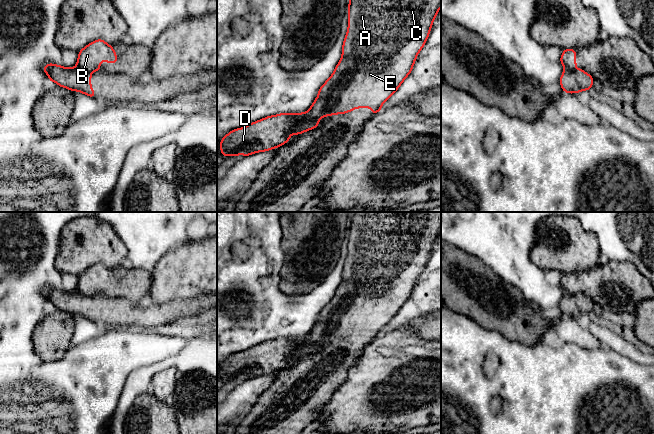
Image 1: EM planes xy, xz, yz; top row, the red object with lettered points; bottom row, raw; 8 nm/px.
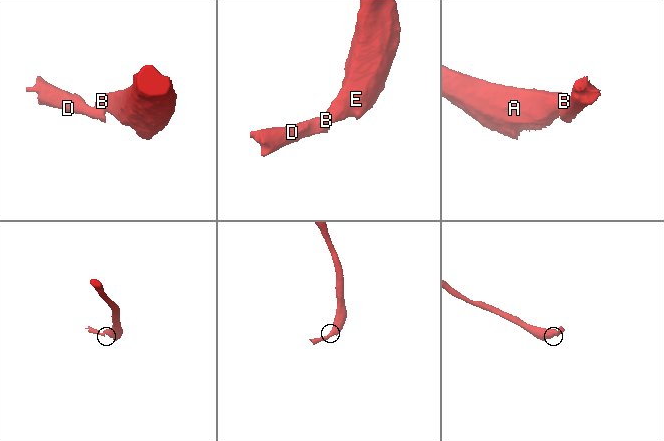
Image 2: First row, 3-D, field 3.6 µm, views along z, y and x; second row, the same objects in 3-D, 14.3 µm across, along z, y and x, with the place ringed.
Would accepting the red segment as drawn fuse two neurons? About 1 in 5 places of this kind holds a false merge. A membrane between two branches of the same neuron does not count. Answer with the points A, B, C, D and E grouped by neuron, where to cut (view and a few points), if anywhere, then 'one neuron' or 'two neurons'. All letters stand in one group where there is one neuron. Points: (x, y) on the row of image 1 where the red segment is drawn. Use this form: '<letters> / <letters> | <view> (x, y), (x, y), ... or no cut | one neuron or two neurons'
A B C E / D | xz (306, 112), (307, 120), (317, 121) | two neurons

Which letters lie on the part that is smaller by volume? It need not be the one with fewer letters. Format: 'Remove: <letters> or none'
Remove: D

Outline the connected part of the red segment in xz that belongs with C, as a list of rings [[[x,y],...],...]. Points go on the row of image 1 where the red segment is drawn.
[[[349,0],[348,30],[342,46],[342,57],[333,74],[320,87],[317,98],[307,111],[306,120],[318,121],[324,116],[345,114],[356,108],[370,107],[373,114],[382,110],[382,104],[411,73],[440,7],[441,0]]]

